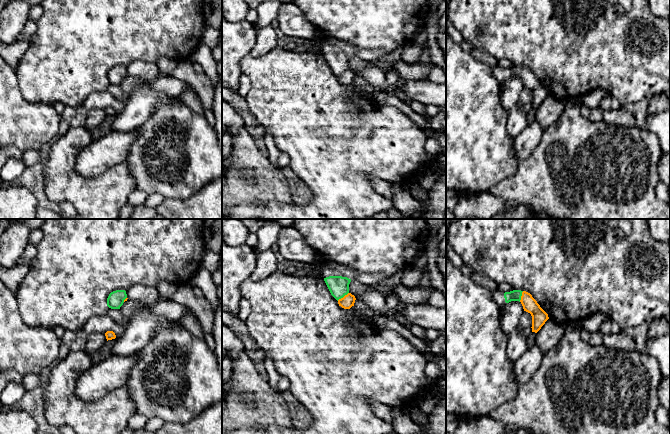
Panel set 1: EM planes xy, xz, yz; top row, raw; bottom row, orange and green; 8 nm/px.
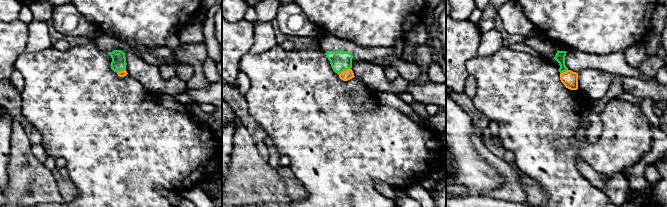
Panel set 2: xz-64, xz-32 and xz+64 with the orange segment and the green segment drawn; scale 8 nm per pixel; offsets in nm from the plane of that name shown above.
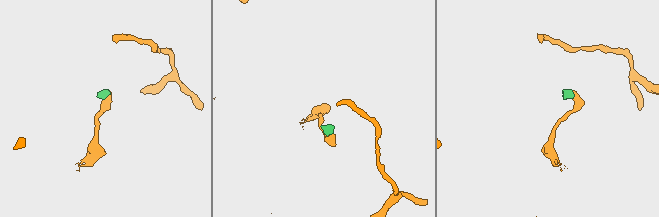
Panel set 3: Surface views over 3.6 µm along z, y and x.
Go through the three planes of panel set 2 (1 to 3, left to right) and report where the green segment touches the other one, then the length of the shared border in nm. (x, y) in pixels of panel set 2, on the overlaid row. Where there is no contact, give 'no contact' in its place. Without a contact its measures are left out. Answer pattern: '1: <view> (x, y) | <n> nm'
1: xz-64 (121, 71) | 80 nm
2: xz-32 (344, 71) | 120 nm
3: xz+64 (563, 72) | 70 nm

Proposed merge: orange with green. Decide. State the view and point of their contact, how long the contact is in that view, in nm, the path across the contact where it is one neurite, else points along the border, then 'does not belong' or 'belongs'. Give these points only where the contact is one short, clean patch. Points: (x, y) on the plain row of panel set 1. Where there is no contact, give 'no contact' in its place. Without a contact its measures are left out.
xz (343, 73) | 120 nm | across xz (347, 77), (343, 73), (338, 62) | belongs

